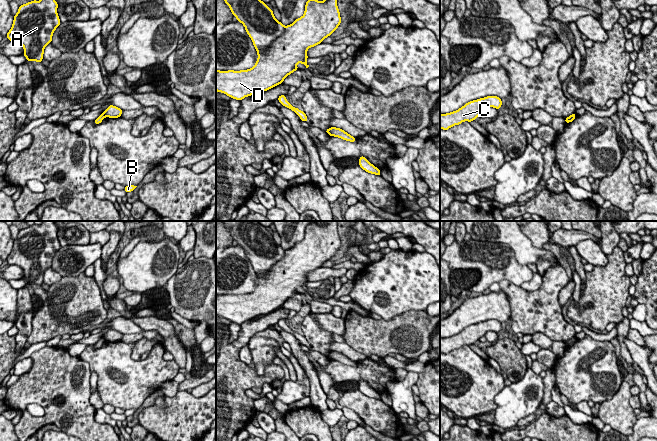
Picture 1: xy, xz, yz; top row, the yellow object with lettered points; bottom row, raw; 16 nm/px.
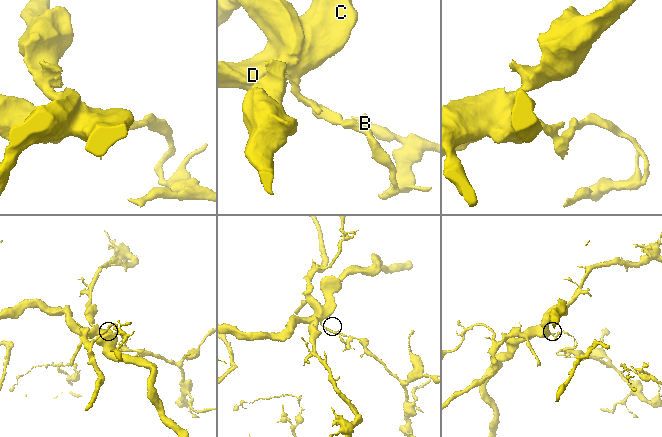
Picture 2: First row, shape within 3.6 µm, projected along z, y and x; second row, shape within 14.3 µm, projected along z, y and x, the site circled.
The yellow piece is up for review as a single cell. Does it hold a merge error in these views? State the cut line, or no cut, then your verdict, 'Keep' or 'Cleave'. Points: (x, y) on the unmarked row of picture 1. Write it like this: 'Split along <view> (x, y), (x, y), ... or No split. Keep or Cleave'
Split along xy (103, 337), (105, 339). Cleave

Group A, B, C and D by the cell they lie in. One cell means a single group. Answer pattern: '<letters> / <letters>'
A C D / B

